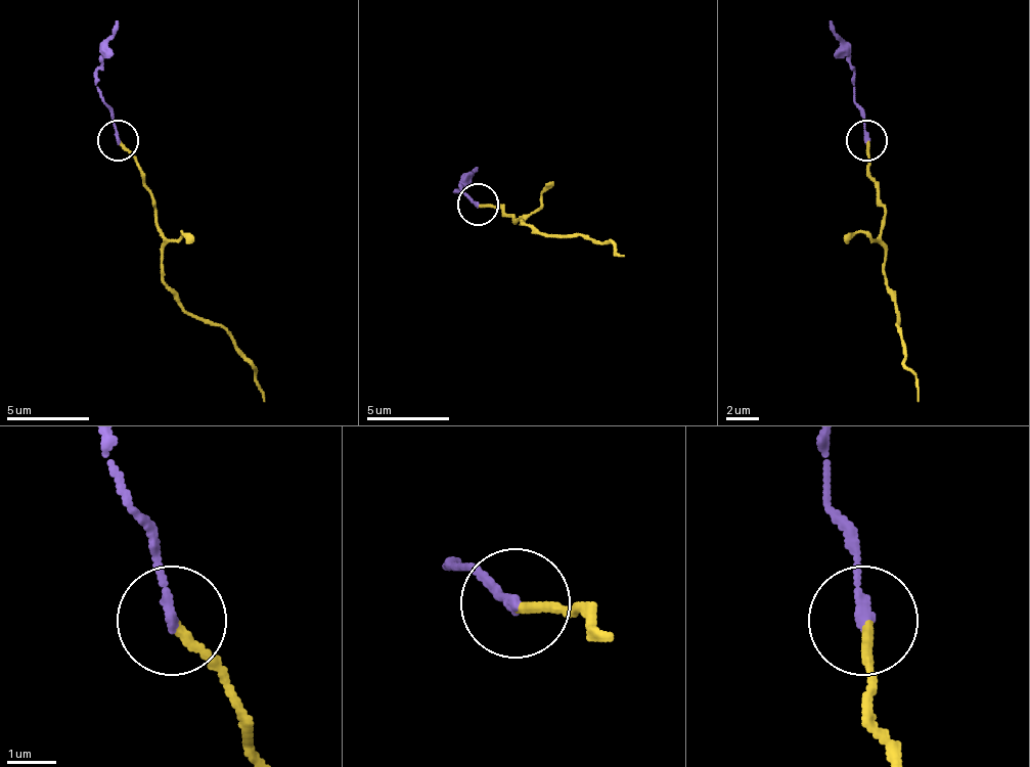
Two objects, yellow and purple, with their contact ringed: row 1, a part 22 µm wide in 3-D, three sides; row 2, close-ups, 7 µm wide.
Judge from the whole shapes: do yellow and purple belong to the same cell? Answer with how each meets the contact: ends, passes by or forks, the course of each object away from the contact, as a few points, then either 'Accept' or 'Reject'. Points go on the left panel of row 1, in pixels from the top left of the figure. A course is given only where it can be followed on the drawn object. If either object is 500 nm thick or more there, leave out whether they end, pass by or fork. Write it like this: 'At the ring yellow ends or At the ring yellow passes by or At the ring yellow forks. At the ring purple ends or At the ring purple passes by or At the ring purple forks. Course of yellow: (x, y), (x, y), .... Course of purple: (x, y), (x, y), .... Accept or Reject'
At the ring yellow ends. At the ring purple ends. Course of yellow: (121, 141), (158, 212), (162, 285), (191, 314), (228, 334), (257, 375), (265, 400). Course of purple: (117, 141), (113, 113), (100, 100), (96, 68), (100, 47), (117, 23). Reject

